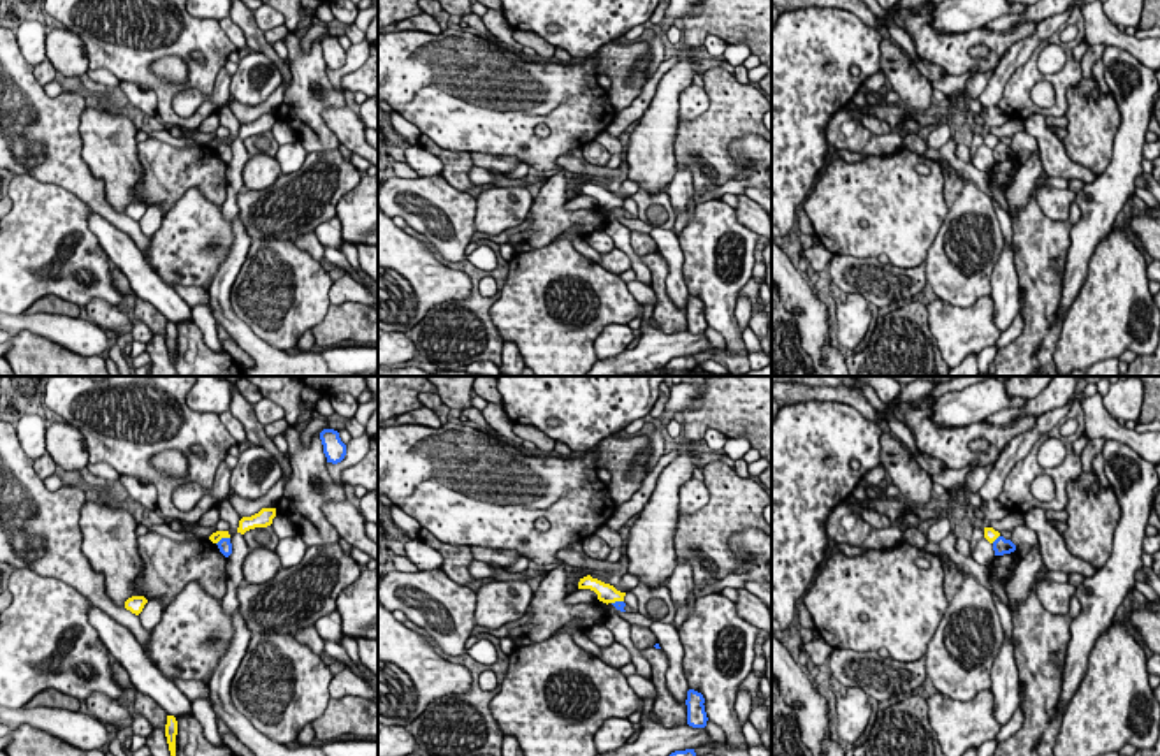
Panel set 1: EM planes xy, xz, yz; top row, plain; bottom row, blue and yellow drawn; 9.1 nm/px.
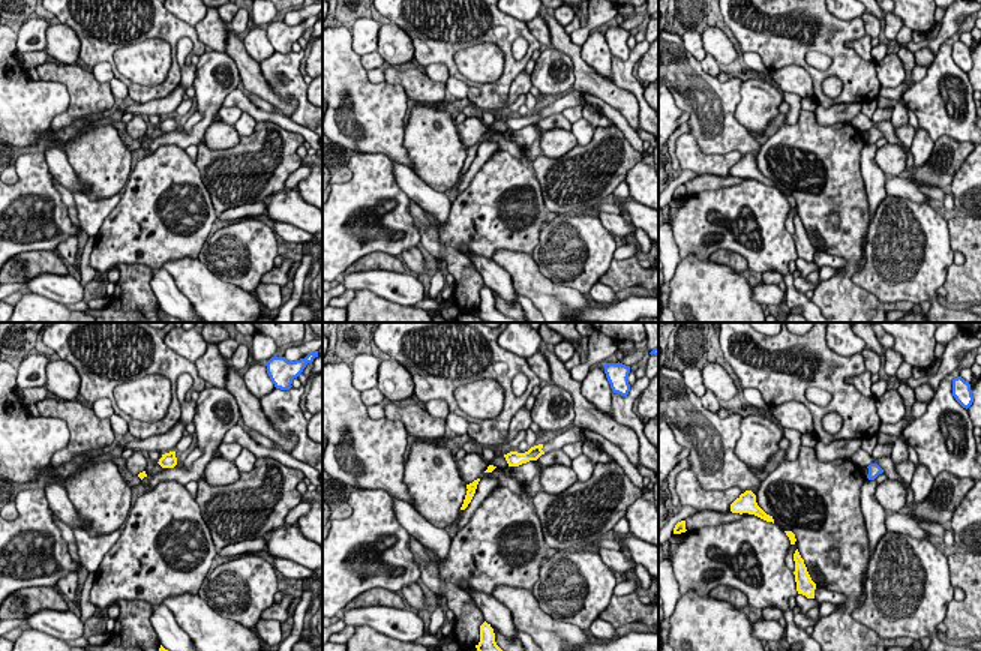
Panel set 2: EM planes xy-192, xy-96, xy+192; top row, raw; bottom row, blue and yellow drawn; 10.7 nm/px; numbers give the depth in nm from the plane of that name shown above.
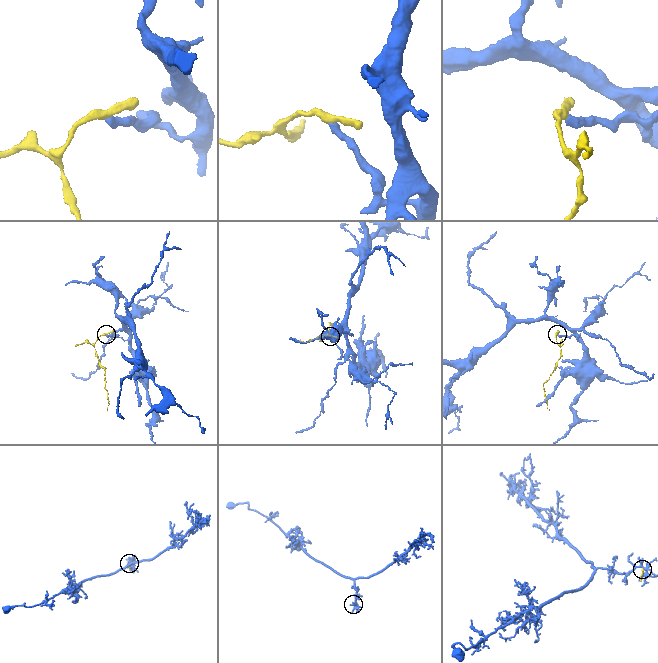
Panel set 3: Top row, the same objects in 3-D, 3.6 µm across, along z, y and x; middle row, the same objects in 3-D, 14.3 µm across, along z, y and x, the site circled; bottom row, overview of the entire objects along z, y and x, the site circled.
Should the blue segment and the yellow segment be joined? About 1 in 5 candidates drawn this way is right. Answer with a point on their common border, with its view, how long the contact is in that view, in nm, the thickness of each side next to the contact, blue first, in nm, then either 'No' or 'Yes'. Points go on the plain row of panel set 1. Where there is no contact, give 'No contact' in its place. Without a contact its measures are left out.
Touches blue at xy (222, 145). Shared border 140 nm. Thickness 130 nm (blue) against 90 nm. No

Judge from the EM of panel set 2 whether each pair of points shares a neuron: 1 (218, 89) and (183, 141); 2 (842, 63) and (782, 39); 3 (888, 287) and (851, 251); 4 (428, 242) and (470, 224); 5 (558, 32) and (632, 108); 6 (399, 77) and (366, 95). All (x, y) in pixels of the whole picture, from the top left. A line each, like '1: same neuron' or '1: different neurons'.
1: same neuron
2: same neuron
3: different neurons
4: different neurons
5: same neuron
6: different neurons

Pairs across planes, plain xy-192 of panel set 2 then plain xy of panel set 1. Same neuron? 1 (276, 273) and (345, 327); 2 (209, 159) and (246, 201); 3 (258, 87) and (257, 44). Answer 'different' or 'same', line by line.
1: same
2: same
3: same

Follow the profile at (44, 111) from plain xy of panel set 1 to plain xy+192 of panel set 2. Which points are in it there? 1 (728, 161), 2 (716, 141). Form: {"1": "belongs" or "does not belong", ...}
{"1": "does not belong", "2": "belongs"}

